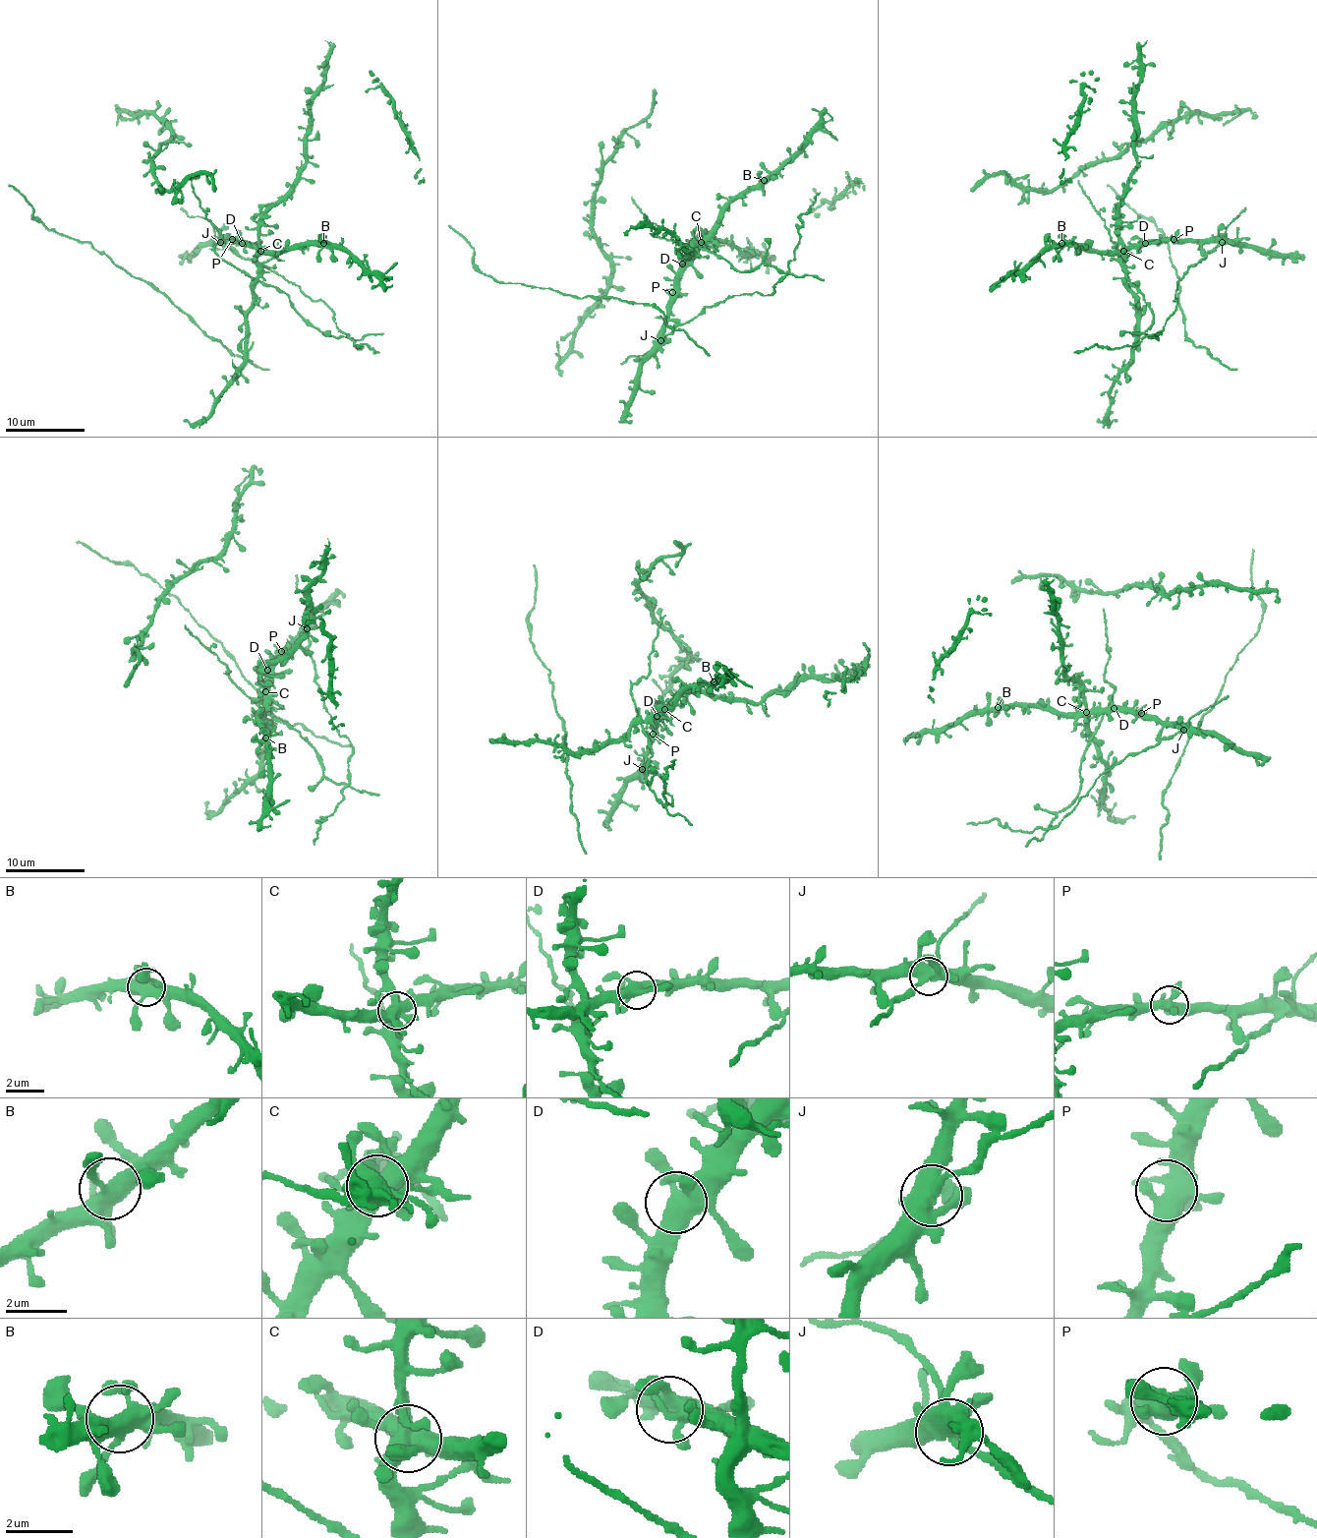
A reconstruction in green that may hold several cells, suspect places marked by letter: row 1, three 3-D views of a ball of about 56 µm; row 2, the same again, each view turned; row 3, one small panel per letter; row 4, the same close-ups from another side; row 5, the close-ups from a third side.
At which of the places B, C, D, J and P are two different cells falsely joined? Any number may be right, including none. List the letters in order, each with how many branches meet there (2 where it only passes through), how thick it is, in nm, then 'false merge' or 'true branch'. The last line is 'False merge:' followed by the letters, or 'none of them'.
B: 5 | 440 nm | true branch
C: 7 | 550 nm | false merge
D: 5 | 460 nm | true branch
J: 7 | 480 nm | false merge
P: 5 | 480 nm | true branch
False merge: C, J

